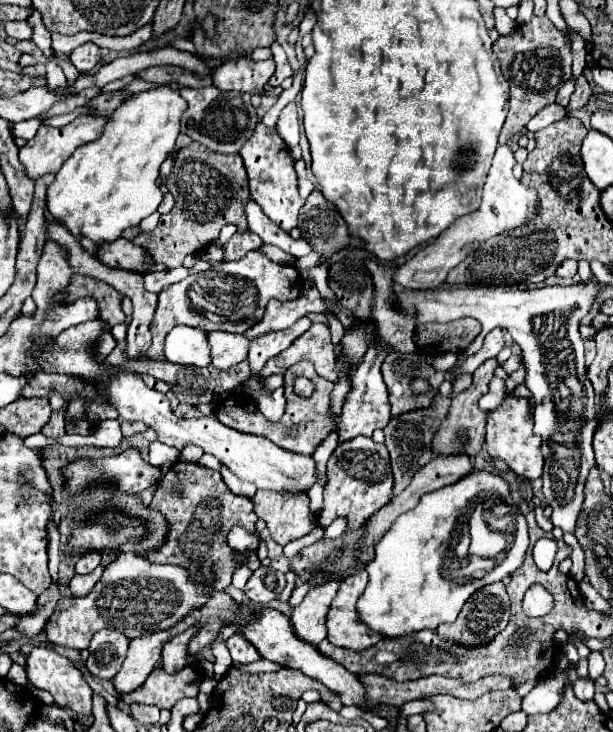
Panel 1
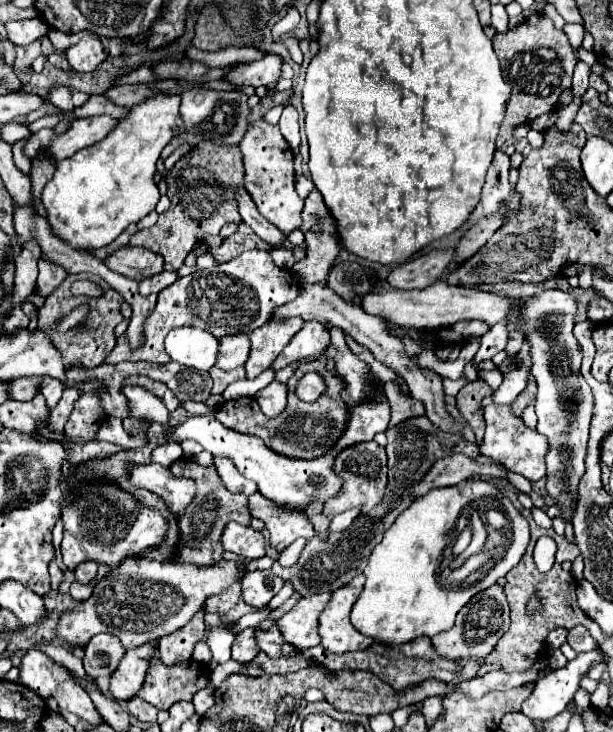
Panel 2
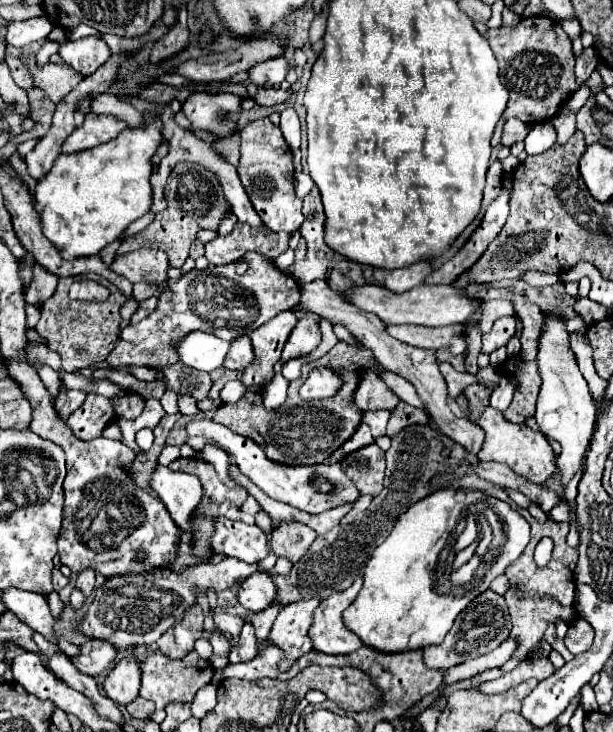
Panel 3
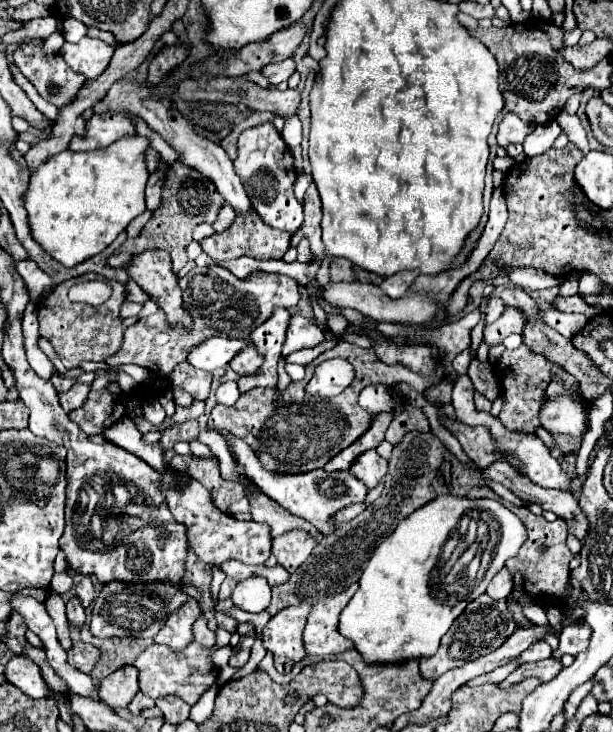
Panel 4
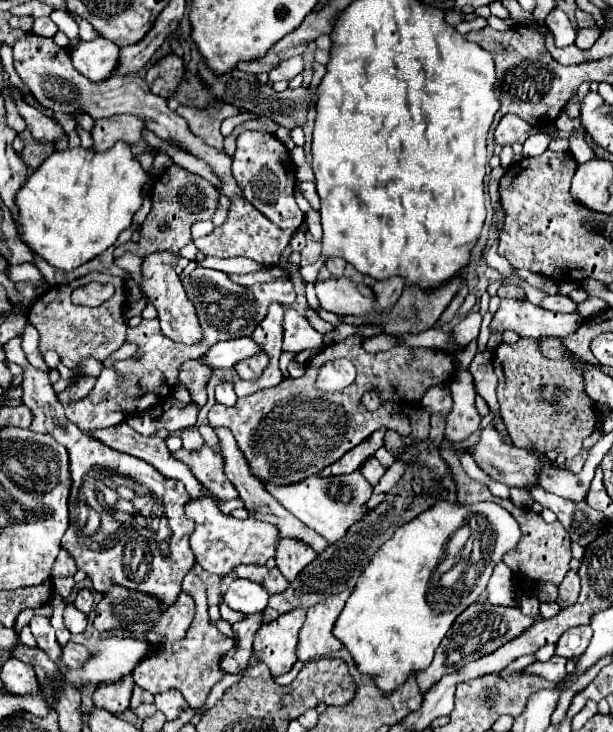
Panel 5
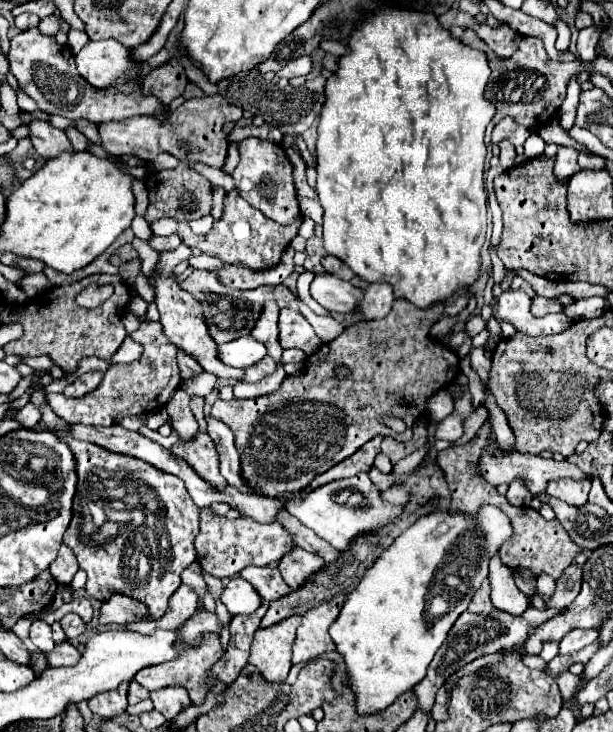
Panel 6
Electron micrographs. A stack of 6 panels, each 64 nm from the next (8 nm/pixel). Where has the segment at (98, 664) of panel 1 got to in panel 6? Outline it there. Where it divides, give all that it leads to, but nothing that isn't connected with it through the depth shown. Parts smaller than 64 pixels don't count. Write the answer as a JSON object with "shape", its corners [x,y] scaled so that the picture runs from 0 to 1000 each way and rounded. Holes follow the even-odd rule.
{"shape":[[[108,874],[108,877],[95,880],[88,891],[75,893],[75,899],[78,899],[82,910],[117,910],[131,902],[131,888]]]}

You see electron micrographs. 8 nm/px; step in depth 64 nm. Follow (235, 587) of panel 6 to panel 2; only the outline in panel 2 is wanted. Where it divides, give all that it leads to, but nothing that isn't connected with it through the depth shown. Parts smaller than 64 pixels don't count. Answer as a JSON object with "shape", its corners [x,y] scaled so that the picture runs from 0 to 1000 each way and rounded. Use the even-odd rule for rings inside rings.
{"shape":[[[414,779],[395,792],[395,817],[414,831],[427,831],[457,809],[460,801],[463,792],[447,787],[440,779]]]}

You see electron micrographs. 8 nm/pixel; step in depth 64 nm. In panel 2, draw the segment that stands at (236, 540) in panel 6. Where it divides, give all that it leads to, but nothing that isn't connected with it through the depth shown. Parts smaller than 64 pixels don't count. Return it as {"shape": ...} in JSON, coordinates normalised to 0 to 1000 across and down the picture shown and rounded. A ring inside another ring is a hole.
{"shape":[[[206,634],[212,658],[219,658],[225,667],[238,667],[245,672],[254,672],[268,680],[281,702],[297,702],[300,694],[316,680],[316,658],[313,656],[294,656],[281,653],[274,639],[261,634]],[[372,713],[362,730],[362,740],[365,740],[365,751],[375,751],[401,762],[427,762],[434,757],[427,727],[418,727],[414,721],[385,713]]]}

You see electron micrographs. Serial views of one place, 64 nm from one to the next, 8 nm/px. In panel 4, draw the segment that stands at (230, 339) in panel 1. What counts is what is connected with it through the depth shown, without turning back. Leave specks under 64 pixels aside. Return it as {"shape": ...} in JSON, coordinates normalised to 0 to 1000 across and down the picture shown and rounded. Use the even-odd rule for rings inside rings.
{"shape":[[[401,473],[398,478],[392,478],[392,484],[385,484],[385,489],[378,489],[378,495],[372,495],[372,500],[388,511],[411,511],[424,503],[424,497],[427,489],[414,473]]]}

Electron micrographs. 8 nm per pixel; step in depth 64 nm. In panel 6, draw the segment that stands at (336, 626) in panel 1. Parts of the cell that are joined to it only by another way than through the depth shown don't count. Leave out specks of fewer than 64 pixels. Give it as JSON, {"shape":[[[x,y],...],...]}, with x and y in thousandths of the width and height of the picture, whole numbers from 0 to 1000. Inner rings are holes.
{"shape":[[[555,811],[555,814],[545,814],[542,820],[519,825],[515,831],[496,839],[480,874],[476,907],[506,904],[532,891],[545,891],[545,880],[535,866],[535,858],[551,844],[561,822],[564,822],[564,811]]]}

